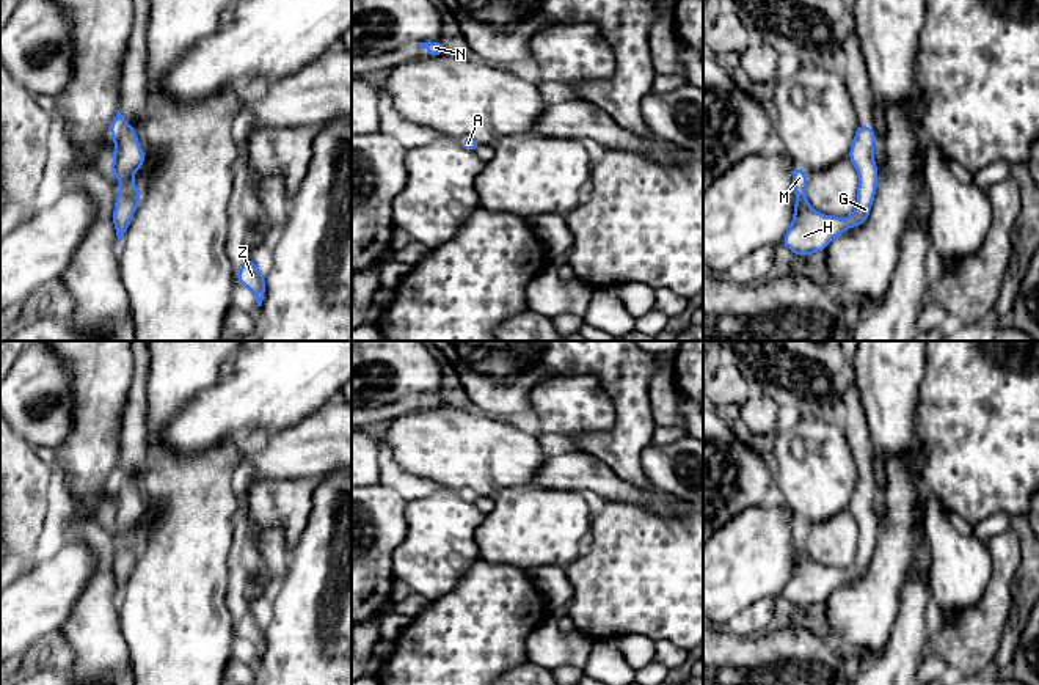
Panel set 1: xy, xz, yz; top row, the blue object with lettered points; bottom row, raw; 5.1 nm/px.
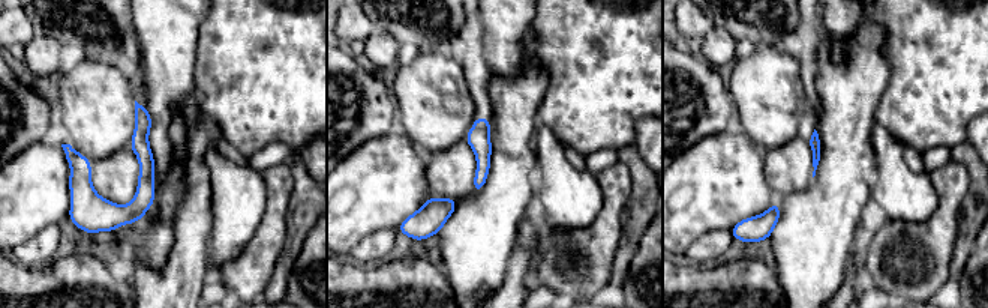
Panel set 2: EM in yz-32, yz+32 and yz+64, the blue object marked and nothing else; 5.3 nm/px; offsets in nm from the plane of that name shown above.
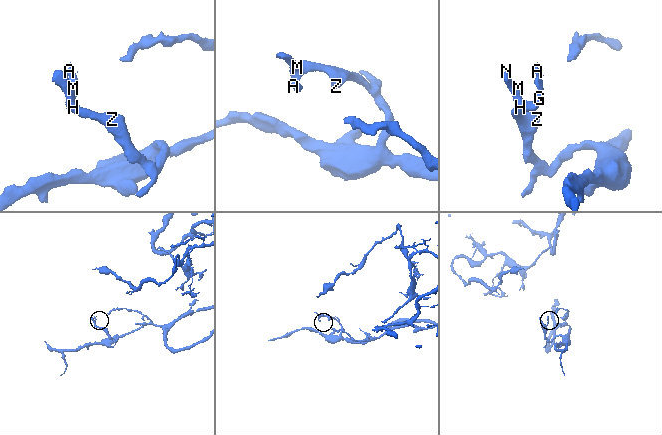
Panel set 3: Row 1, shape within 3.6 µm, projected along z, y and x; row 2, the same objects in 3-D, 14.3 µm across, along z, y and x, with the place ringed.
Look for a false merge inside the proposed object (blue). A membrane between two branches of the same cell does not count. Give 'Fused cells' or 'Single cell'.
Single cell

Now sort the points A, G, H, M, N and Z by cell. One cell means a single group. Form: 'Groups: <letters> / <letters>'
Groups: A G H M N Z

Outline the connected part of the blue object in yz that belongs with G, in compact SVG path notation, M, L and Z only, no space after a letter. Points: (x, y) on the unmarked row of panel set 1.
M857 476L857 484L849 501L849 511L859 526L857 558L849 570L838 570L816 564L805 550L807 523L793 518L796 556L793 575L782 591L782 595L797 608L819 605L840 589L846 581L866 573L877 540L877 517L873 500L876 485L871 479Z

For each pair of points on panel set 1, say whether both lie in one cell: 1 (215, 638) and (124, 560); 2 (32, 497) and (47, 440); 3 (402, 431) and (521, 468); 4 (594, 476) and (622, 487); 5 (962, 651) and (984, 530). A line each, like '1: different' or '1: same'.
1: different
2: different
3: same
4: same
5: different

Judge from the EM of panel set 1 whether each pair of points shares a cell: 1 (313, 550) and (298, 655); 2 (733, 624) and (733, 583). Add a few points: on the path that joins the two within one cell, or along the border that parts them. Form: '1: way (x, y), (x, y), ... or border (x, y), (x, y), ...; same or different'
1: way (313, 577), (311, 629); same
2: border (765, 596), (744, 607), (722, 627); different

